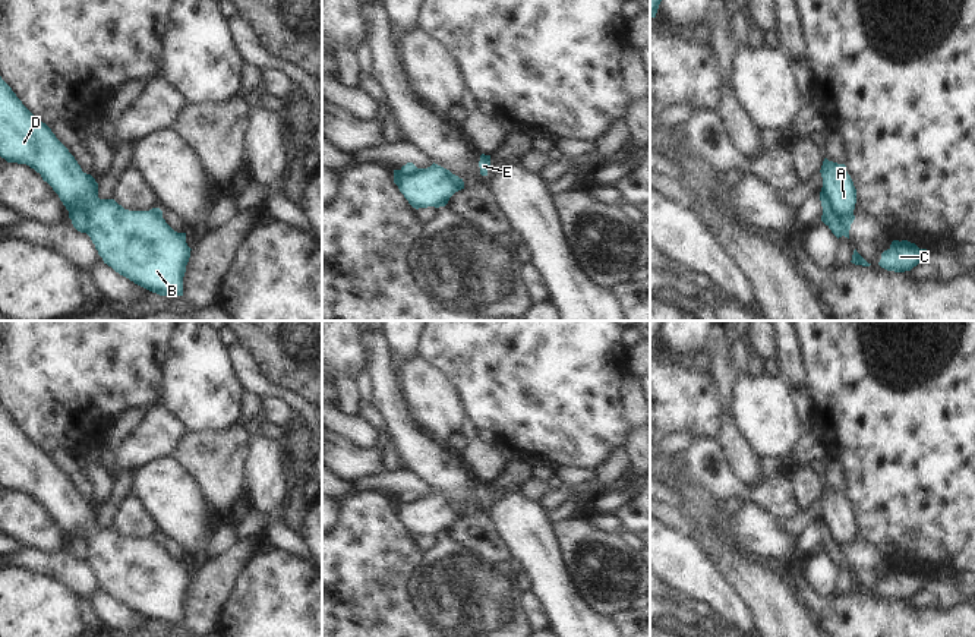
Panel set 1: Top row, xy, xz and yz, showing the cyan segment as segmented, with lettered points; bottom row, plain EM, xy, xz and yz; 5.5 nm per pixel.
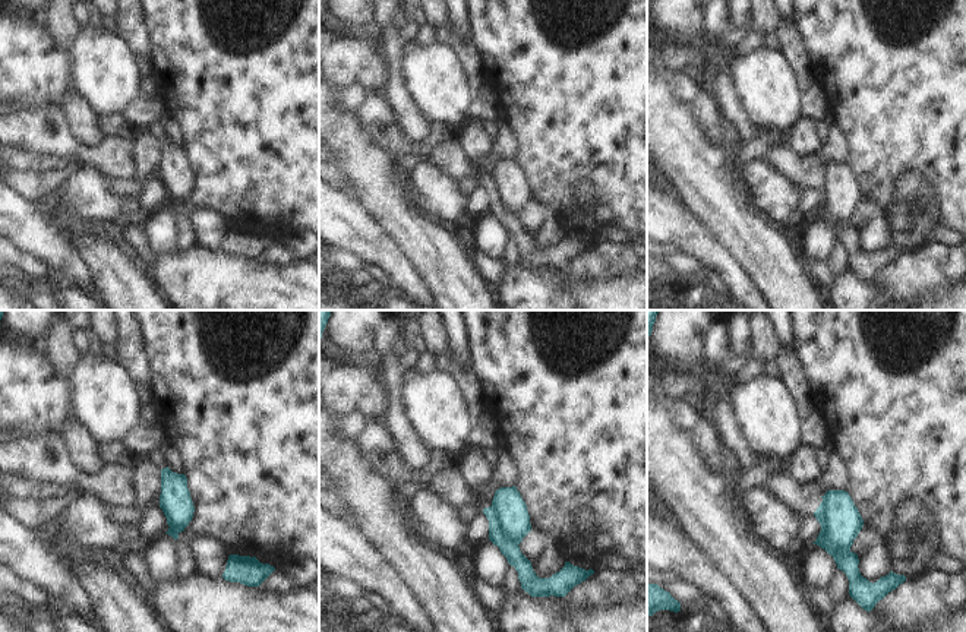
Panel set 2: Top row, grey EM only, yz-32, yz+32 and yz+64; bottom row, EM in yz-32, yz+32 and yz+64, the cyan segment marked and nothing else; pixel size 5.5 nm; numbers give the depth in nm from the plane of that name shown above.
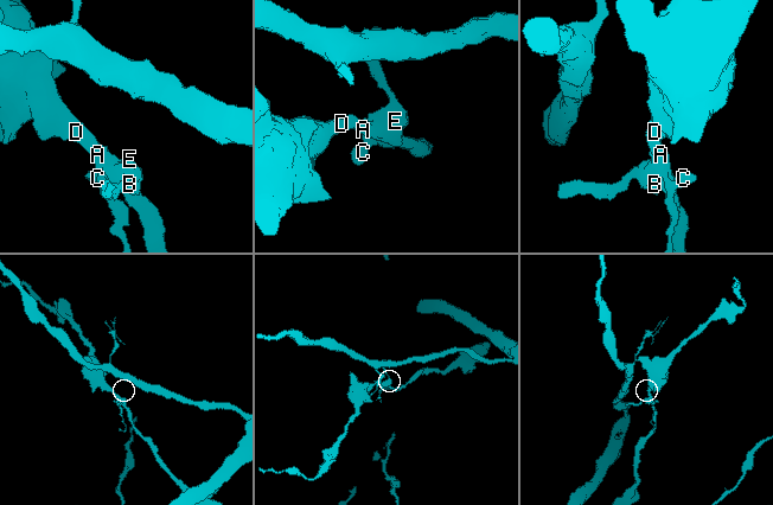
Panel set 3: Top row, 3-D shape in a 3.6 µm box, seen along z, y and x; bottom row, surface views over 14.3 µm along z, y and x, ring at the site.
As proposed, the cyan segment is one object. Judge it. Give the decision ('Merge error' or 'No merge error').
Merge error

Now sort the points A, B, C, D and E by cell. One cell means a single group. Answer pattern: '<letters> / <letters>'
A B D E / C

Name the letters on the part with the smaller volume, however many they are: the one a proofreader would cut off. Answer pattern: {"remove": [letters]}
{"remove": ["C"]}

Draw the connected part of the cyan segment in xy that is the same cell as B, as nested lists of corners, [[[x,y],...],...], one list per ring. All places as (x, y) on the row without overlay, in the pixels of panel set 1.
[[[0,404],[0,485],[7,491],[26,492],[41,502],[69,540],[82,539],[91,565],[104,592],[135,612],[160,624],[183,624],[183,605],[190,586],[186,561],[174,559],[160,536],[129,539],[114,527],[98,526],[98,511],[82,499],[69,477],[51,457],[34,444]]]

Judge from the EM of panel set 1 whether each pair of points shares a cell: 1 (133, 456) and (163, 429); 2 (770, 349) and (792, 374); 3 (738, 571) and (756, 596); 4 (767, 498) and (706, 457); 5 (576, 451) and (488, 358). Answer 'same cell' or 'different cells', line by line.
1: same cell
2: different cells
3: same cell
4: same cell
5: same cell

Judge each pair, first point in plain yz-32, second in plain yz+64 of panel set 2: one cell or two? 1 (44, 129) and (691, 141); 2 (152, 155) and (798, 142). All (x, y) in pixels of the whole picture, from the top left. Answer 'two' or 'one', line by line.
1: two
2: one

